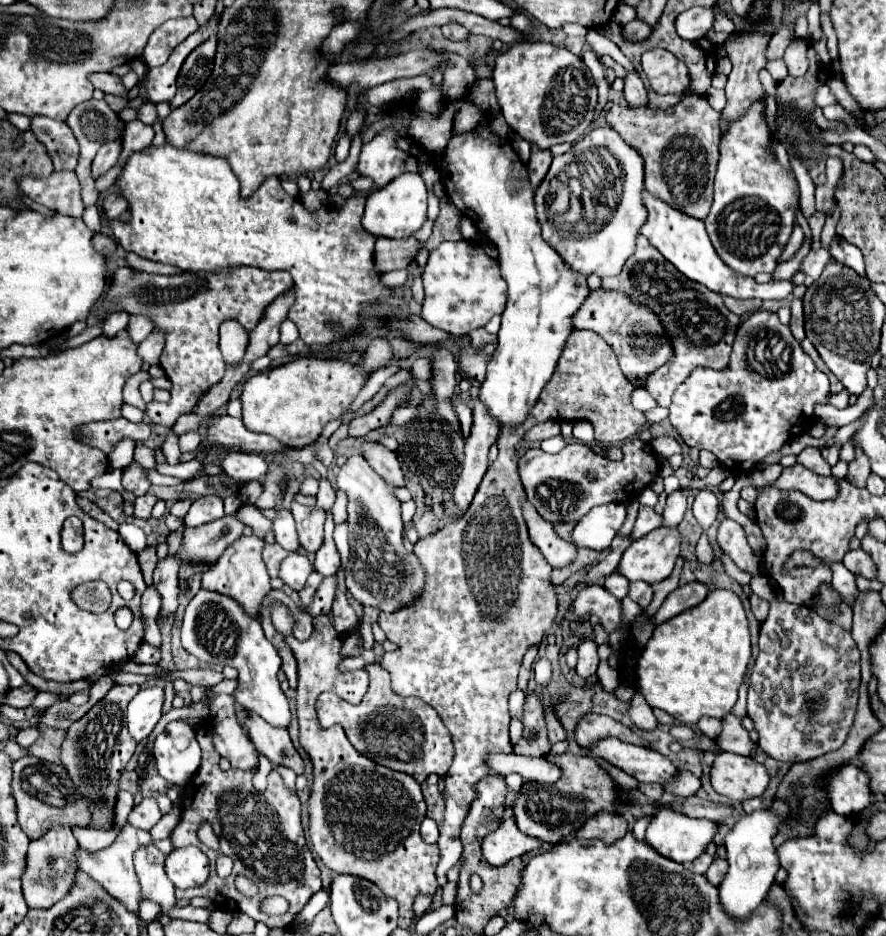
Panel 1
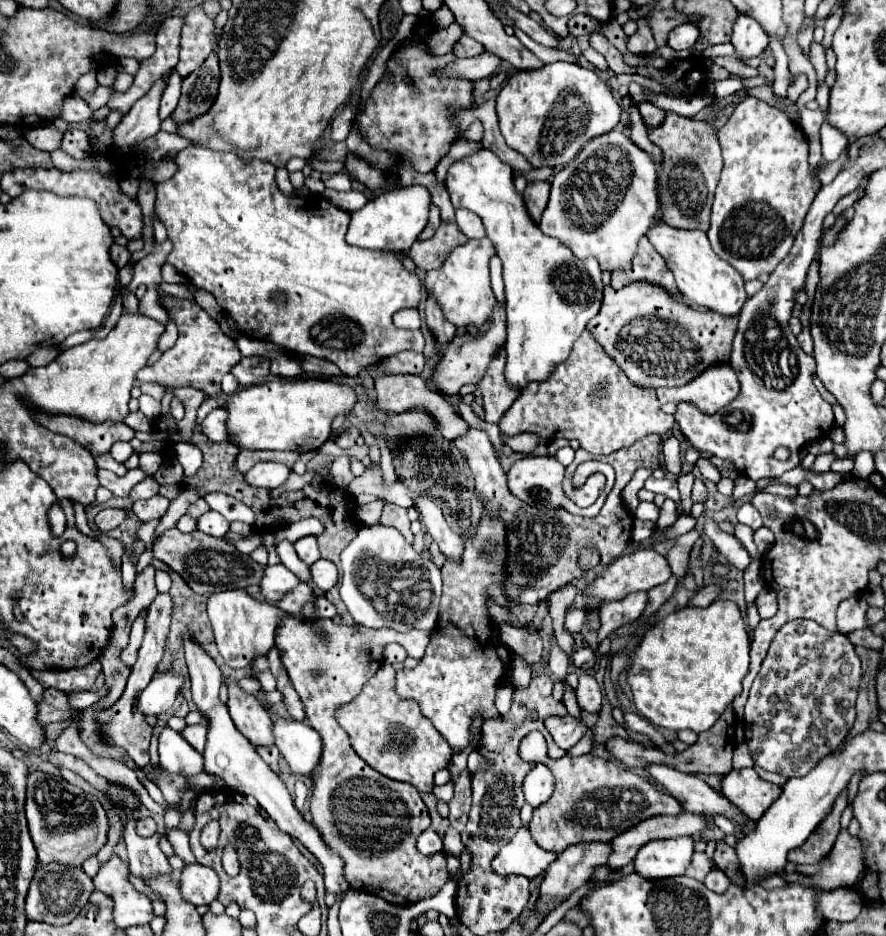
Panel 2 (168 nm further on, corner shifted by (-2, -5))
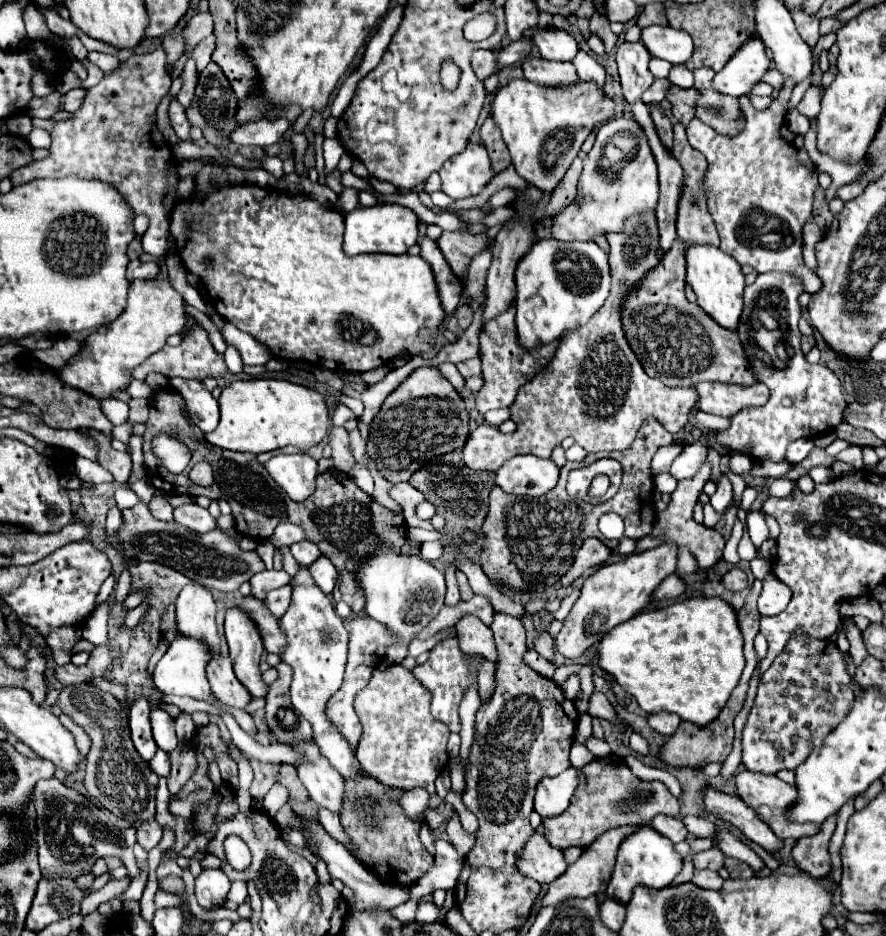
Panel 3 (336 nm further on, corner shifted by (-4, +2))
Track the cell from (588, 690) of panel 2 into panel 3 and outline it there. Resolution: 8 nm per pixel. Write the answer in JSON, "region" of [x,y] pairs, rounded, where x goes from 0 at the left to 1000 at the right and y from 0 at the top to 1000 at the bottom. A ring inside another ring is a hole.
{"region":[[[669,737],[667,746],[665,746],[665,756],[663,756],[665,765],[674,765],[674,767],[683,767],[683,769],[694,769],[694,759],[690,754],[690,750],[685,748],[685,744],[676,737]]]}

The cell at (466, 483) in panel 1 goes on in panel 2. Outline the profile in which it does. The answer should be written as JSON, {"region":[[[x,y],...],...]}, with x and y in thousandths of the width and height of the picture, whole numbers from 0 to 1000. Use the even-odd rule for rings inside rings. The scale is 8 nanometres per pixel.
{"region":[[[565,373],[561,375],[561,381],[552,388],[545,405],[538,411],[545,422],[545,437],[547,437],[550,452],[563,452],[568,441],[586,424],[586,418],[581,418],[581,413],[572,413],[572,407],[568,405],[568,396],[570,396],[570,384]]]}

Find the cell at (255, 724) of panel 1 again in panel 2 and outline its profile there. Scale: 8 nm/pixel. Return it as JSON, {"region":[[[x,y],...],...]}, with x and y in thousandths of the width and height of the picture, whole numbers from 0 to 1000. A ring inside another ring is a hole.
{"region":[[[256,723],[252,728],[258,736],[256,757],[261,760],[261,768],[265,777],[286,794],[286,796],[308,796],[306,790],[306,768],[301,757],[292,751],[292,747],[283,740],[277,740],[265,725]]]}

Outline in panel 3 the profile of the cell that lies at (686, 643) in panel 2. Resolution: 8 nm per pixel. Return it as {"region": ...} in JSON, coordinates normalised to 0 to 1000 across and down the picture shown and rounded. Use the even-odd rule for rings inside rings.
{"region":[[[778,639],[714,658],[685,675],[674,690],[676,712],[717,744],[730,763],[760,761],[787,776],[800,774],[823,748],[841,714],[830,650],[814,639]]]}

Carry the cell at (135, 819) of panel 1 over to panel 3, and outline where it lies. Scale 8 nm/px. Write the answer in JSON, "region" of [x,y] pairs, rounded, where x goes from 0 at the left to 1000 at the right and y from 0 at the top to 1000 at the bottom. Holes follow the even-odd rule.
{"region":[[[175,876],[155,880],[155,900],[159,900],[164,908],[170,908],[173,904],[177,904],[179,897],[182,897],[182,882]]]}

